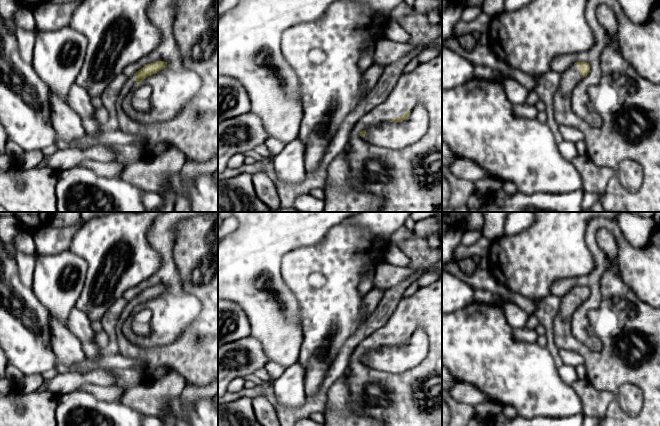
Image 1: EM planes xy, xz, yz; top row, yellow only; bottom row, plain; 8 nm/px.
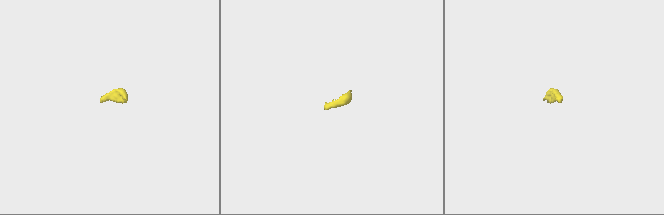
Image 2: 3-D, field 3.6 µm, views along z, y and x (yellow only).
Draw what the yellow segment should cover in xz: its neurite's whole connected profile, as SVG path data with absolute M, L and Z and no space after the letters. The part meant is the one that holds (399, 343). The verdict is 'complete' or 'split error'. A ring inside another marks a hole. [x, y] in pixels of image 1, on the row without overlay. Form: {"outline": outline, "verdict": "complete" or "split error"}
{"outline": "M442 275L432 284L403 298L387 323L363 339L348 362L346 380L355 414L368 415L383 426L442 426ZM418 328L428 335L428 354L417 366L401 373L373 369L365 363L369 350L402 346Z", "verdict": "split error"}

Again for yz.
{"outline": "M601 228L596 233L596 240L610 261L610 267L600 282L599 308L588 313L589 333L600 339L602 348L599 351L590 350L572 334L572 313L590 296L587 286L576 286L561 297L553 322L555 344L584 358L587 379L595 388L616 395L621 386L634 384L642 391L643 405L637 415L628 415L615 400L609 404L601 426L660 426L660 308L641 301L623 282L616 269L618 245L613 234Z", "verdict": "split error"}

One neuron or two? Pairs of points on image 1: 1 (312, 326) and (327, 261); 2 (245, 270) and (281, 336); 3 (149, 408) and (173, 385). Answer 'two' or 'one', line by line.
1: one
2: one
3: one

